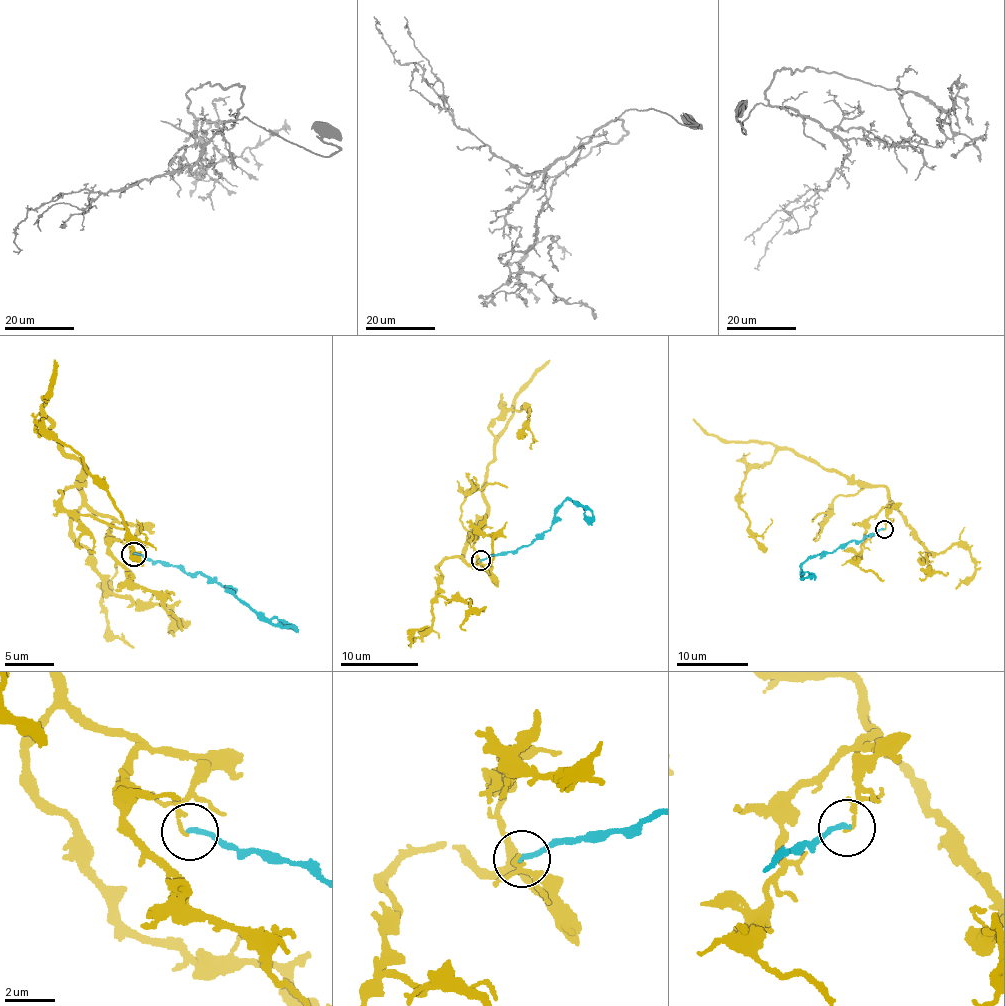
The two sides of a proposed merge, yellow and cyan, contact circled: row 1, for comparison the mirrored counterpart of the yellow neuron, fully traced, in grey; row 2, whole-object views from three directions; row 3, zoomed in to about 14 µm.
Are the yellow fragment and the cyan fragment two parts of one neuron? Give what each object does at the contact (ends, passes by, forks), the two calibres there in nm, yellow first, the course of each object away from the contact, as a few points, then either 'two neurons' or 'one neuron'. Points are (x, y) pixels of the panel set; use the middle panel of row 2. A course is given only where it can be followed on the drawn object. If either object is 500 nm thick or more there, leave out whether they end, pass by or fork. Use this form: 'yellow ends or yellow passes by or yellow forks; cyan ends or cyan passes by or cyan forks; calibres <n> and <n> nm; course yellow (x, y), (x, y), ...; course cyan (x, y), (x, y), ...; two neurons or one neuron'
yellow ends; cyan ends; calibres 120 and 180 nm; course yellow (480, 561), (487, 571), (462, 556), (484, 513), (489, 429), (527, 406), (529, 447); course cyan (480, 561), (517, 551), (541, 538), (568, 499), (580, 505), (591, 525); two neurons

